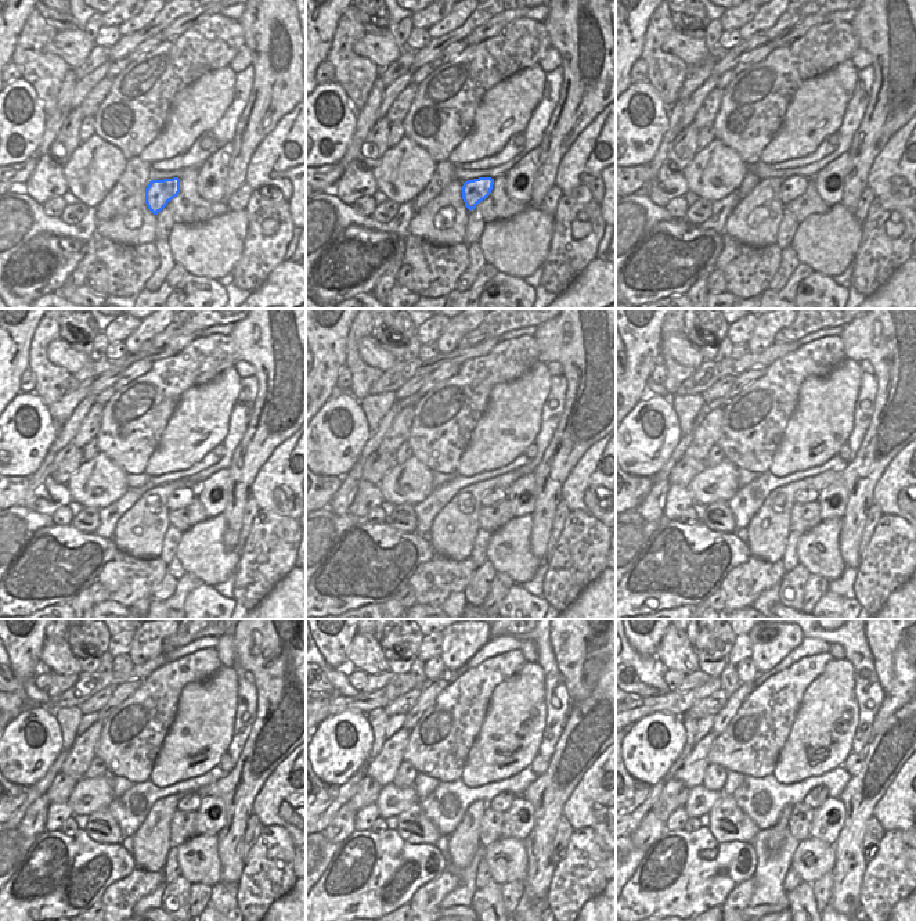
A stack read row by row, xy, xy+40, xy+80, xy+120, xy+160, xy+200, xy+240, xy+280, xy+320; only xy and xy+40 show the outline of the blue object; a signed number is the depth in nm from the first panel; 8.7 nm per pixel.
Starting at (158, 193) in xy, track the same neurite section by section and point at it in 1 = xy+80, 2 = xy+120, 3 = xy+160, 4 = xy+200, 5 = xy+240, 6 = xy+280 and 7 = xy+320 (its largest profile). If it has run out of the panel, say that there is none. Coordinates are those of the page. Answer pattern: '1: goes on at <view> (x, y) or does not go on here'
1: goes on at xy+80 (792, 187)
2: goes on at xy+120 (180, 497)
3: goes on at xy+160 (491, 496)
4: goes on at xy+200 (804, 496)
5: goes on at xy+240 (191, 801)
6: goes on at xy+280 (501, 802)
7: goes on at xy+320 (815, 798)

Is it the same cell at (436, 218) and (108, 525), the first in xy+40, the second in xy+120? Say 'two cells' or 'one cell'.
two cells

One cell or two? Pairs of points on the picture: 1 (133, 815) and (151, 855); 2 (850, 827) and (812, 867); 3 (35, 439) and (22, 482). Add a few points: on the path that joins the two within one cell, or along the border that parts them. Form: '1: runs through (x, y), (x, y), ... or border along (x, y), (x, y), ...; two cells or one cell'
1: border along (158, 799), (127, 844); two cells
2: border along (835, 846), (835, 867), (832, 870); two cells
3: border along (14, 475), (25, 475), (28, 478); two cells

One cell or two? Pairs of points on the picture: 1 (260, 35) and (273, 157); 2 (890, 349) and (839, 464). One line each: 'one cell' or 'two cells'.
1: two cells
2: two cells

